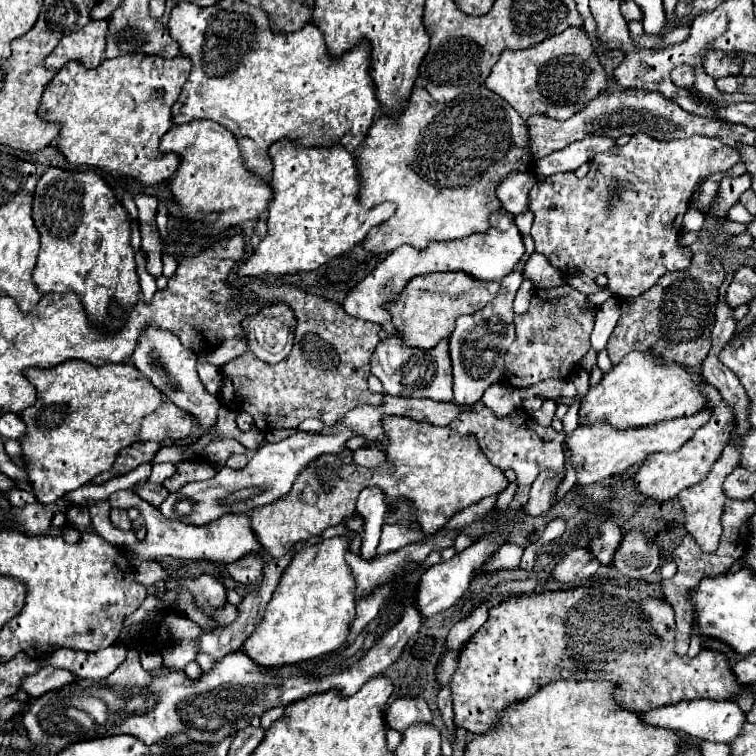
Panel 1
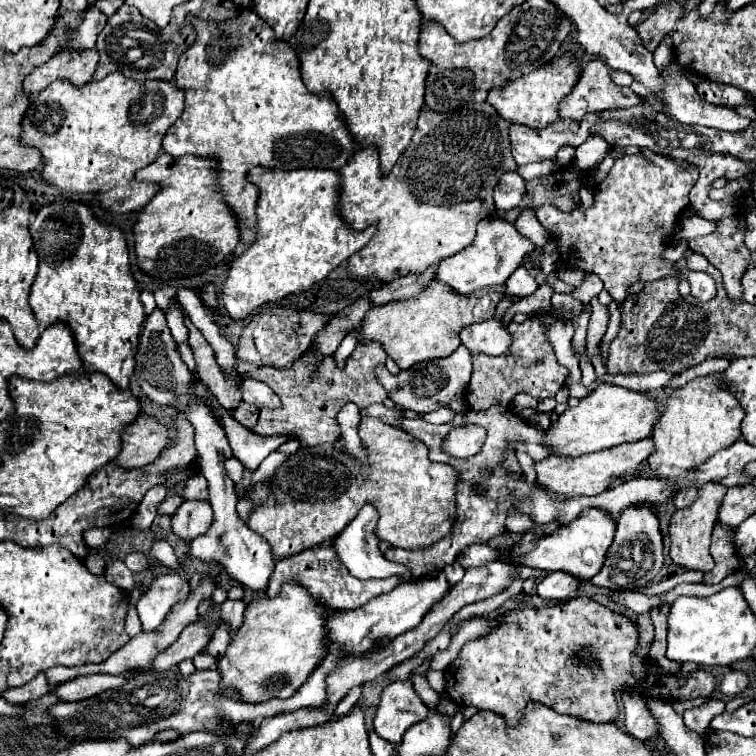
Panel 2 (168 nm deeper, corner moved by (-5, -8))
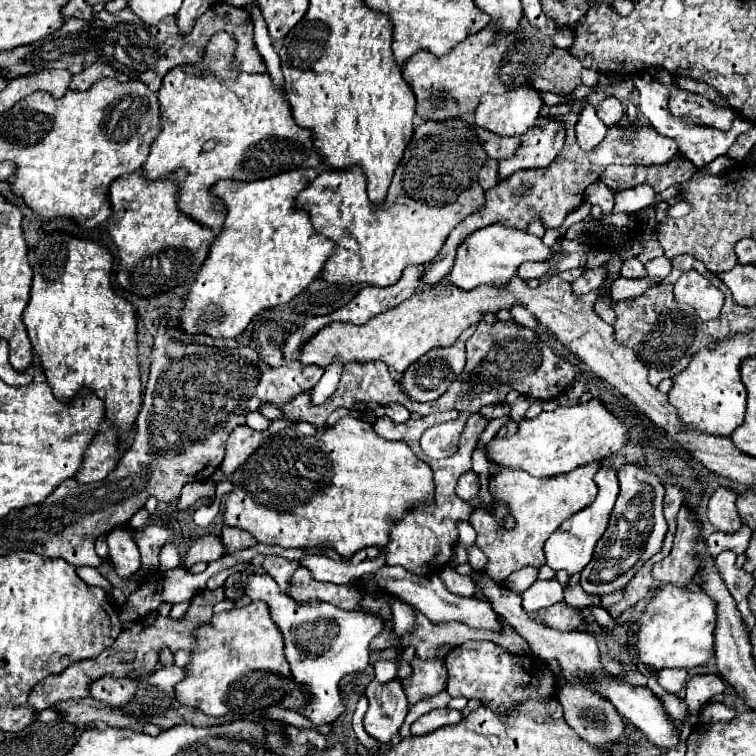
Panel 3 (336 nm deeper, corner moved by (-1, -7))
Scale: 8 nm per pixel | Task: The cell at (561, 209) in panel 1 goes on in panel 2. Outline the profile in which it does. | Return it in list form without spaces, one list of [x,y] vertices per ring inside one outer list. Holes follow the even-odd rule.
[[[654,154],[624,156],[624,160],[614,162],[610,174],[598,184],[592,208],[576,208],[570,214],[556,212],[556,208],[540,208],[536,218],[556,240],[560,260],[566,266],[598,274],[610,296],[620,304],[626,296],[640,292],[644,282],[676,276],[676,268],[688,276],[692,296],[710,302],[716,296],[716,284],[710,274],[686,270],[686,258],[678,262],[664,262],[660,258],[668,246],[666,236],[678,224],[678,214],[690,206],[688,192],[696,180],[696,166],[684,170],[668,158]]]

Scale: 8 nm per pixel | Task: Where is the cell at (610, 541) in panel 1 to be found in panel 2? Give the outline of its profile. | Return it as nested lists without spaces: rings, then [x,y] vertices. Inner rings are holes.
[[[588,508],[580,512],[576,520],[562,524],[552,536],[544,536],[526,558],[532,562],[534,568],[546,572],[562,570],[580,580],[590,580],[590,576],[594,576],[600,570],[600,564],[604,564],[604,556],[612,544],[614,532],[616,532],[616,518],[612,514],[598,508]]]

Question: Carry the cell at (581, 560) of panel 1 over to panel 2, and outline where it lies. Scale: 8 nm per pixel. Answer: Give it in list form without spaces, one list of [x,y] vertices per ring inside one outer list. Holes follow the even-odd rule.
[[[550,572],[546,578],[542,578],[536,586],[536,594],[544,600],[566,600],[572,594],[576,594],[578,580],[574,576],[568,576],[566,572]]]

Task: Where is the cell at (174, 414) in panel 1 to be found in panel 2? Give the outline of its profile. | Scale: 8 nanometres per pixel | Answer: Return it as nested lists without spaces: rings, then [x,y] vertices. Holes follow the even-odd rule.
[[[140,416],[122,430],[122,450],[112,462],[124,470],[152,464],[152,460],[164,450],[164,444],[168,444],[168,434],[170,428],[166,424],[150,416]]]

